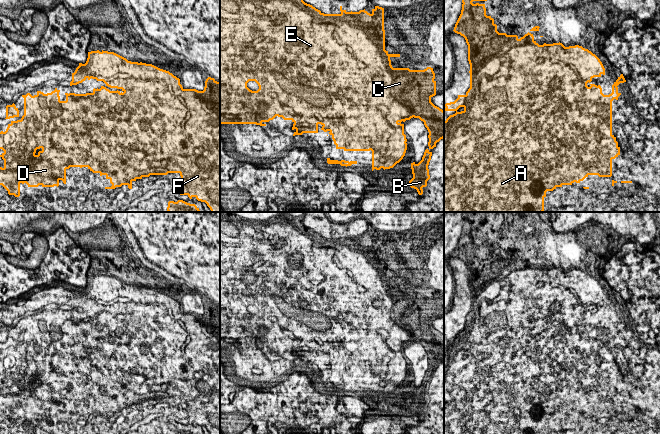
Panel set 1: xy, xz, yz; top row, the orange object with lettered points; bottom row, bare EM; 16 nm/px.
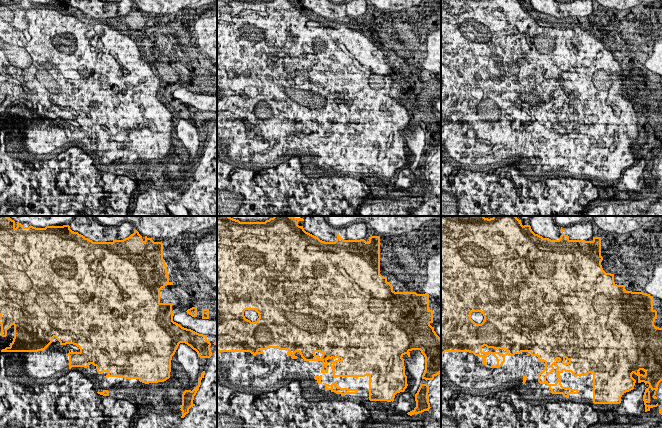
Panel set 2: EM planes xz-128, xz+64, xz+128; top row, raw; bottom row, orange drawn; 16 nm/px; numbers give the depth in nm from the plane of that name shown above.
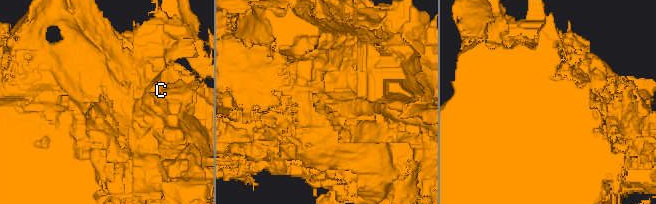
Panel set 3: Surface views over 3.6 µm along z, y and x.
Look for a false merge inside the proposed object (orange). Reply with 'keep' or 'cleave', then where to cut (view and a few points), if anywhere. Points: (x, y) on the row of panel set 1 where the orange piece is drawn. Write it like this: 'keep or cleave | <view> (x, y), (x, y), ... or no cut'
keep | no cut

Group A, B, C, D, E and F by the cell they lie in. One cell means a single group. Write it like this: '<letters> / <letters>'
A B C D E F

